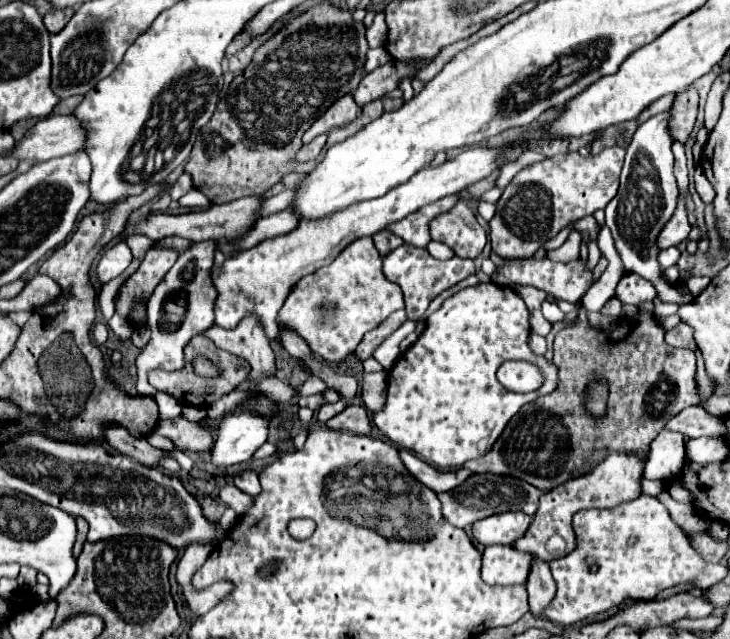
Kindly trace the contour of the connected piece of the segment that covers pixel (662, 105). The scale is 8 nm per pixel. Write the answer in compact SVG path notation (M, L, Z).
M668 95L668 97L662 97L662 99L654 101L654 103L652 103L652 105L638 117L638 125L644 123L644 119L648 119L648 117L652 117L652 115L656 115L656 113L664 113L664 111L668 111L670 105L672 105L672 101L674 101L674 95Z

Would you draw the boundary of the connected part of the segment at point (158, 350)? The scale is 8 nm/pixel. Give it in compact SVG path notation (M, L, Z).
M200 241L194 243L188 251L184 251L174 267L166 273L166 277L158 283L152 297L148 299L148 327L152 331L150 343L136 359L138 367L138 393L154 397L157 390L146 379L146 373L152 367L160 367L166 371L180 369L184 365L184 345L194 337L212 327L212 299L216 299L216 291L212 291L212 279L208 275L214 265L216 241Z

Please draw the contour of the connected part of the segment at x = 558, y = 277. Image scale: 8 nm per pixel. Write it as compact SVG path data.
M566 227L562 229L556 237L552 237L550 241L544 243L544 251L546 255L542 259L534 259L534 257L524 257L524 259L504 259L504 265L496 267L496 273L490 275L492 283L496 285L532 285L532 287L538 287L542 291L546 291L550 297L554 299L562 299L562 301L568 301L568 303L580 303L582 295L588 291L588 287L592 285L594 281L594 269L588 269L586 261L584 259L574 259L574 261L568 261L568 263L562 263L562 261L552 261L548 257L548 251L552 249L558 249L566 237L568 237L568 231L572 227Z

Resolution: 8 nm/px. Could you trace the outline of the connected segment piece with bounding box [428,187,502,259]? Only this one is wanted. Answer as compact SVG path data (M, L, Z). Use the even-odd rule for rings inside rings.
M495 187L485 192L482 197L476 197L474 201L460 197L458 203L450 211L446 211L430 221L430 225L428 225L430 237L434 241L446 243L458 257L476 259L486 245L486 233L480 227L480 223L476 221L472 207L478 205L480 201L495 204L501 195L502 190Z

